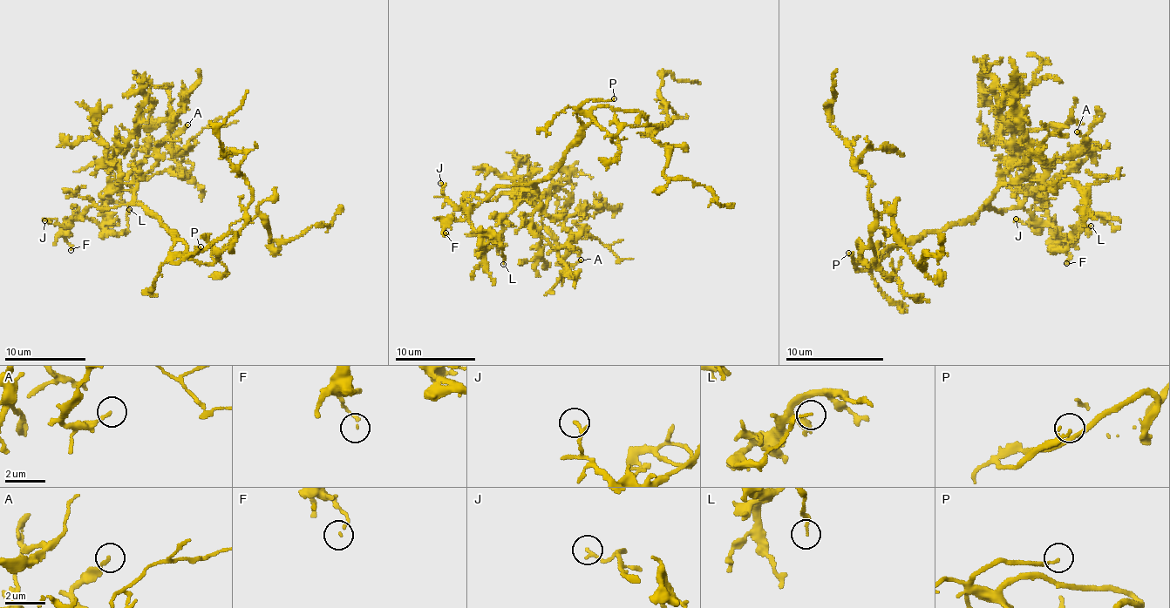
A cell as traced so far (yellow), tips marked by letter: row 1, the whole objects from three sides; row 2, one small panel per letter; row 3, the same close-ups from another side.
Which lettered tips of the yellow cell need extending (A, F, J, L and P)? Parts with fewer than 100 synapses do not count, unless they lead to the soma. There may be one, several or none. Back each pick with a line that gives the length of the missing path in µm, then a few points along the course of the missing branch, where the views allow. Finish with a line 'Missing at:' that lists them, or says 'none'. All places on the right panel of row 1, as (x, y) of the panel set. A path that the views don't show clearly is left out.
P: about 50 µm are missing
Missing at: P

